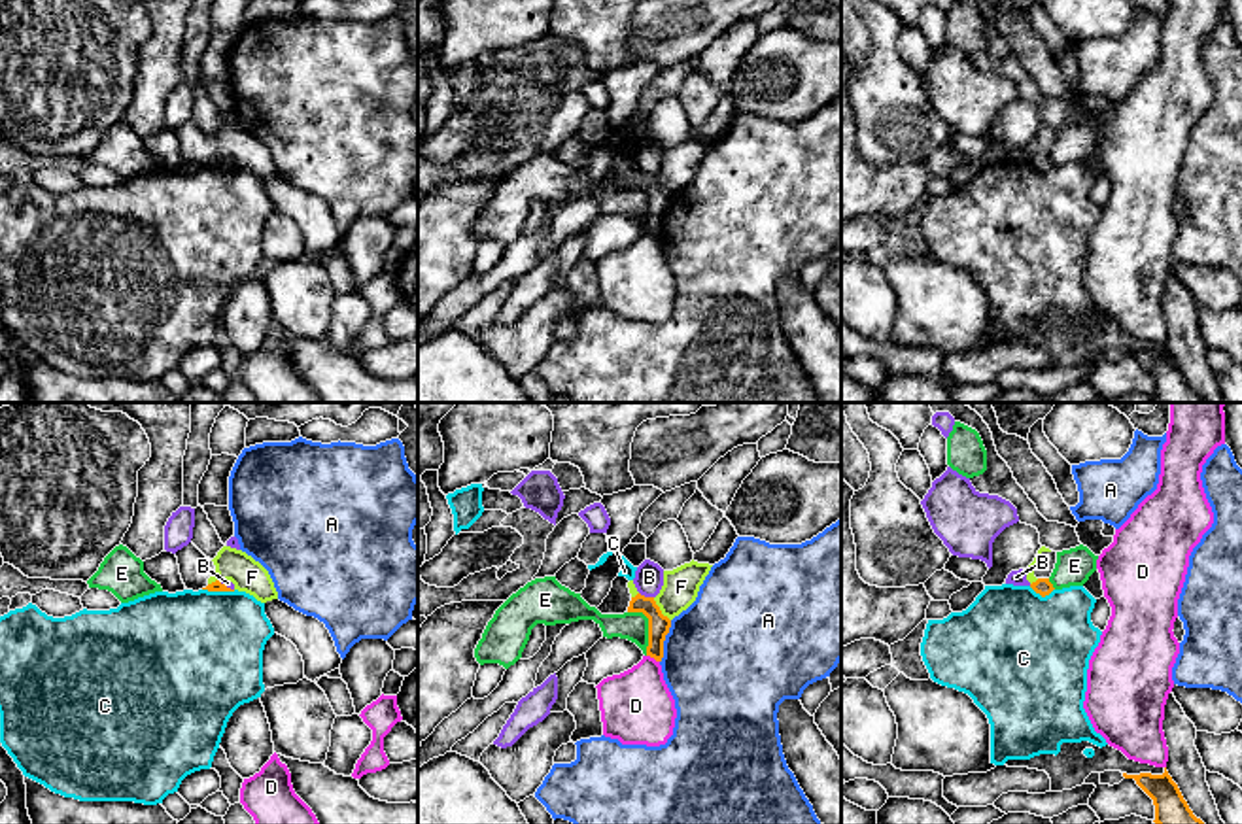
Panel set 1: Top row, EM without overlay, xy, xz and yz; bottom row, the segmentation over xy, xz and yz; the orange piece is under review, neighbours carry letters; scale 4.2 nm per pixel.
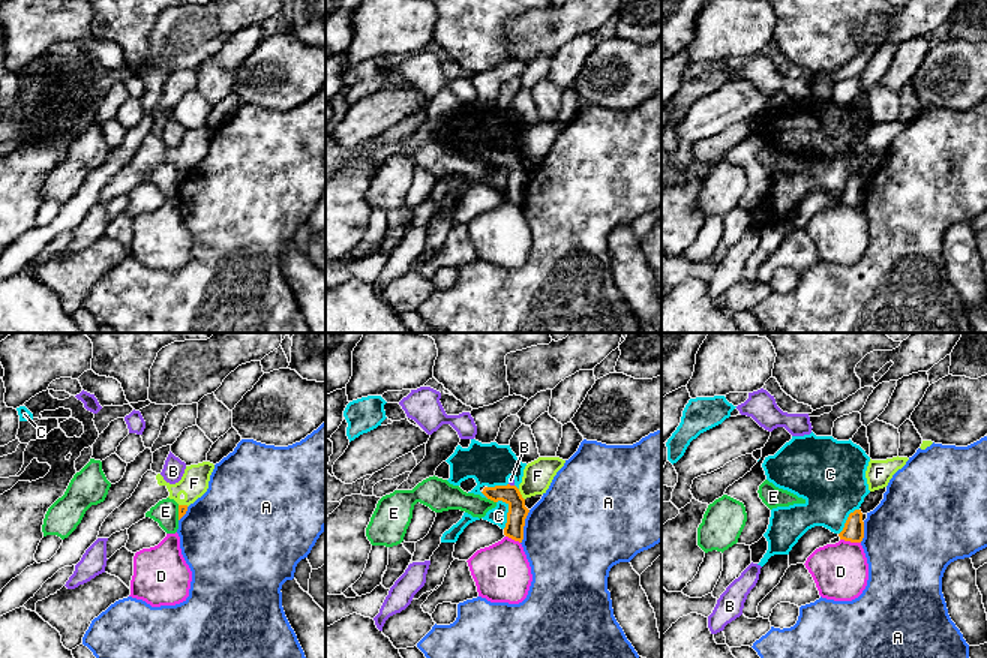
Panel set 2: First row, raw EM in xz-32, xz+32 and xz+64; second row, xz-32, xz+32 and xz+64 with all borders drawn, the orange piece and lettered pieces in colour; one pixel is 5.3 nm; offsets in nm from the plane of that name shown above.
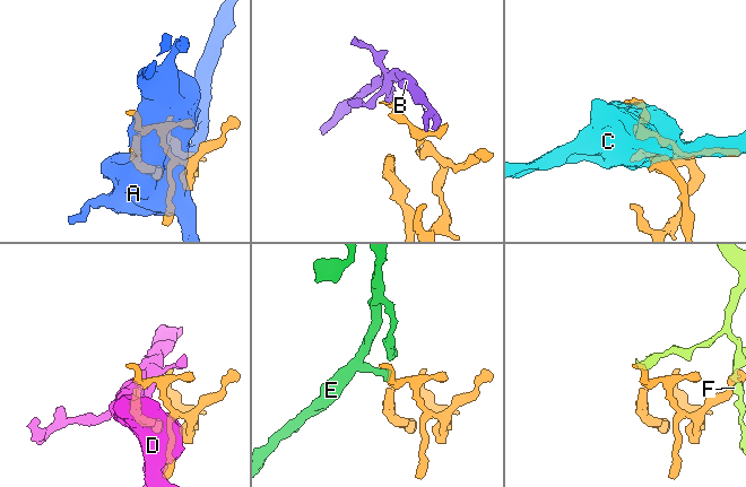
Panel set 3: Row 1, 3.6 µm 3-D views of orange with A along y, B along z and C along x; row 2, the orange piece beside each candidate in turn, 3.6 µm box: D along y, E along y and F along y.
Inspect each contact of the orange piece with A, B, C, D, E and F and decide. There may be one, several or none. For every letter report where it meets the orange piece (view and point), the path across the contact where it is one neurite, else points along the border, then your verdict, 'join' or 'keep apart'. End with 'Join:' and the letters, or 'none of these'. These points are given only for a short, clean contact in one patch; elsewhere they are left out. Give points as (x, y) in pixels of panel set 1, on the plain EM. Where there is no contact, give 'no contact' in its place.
A: contact xz (664, 216); keep apart
B: contact xz (647, 174); border xz (639, 169), (653, 174); keep apart
C: contact yz (1042, 172); keep apart
D: contact xz (653, 233); keep apart
E: contact xz (649, 205); border xz (628, 188), (639, 188), (647, 195), (647, 231); keep apart
F: contact xz (658, 186); keep apart
Join: none of these

